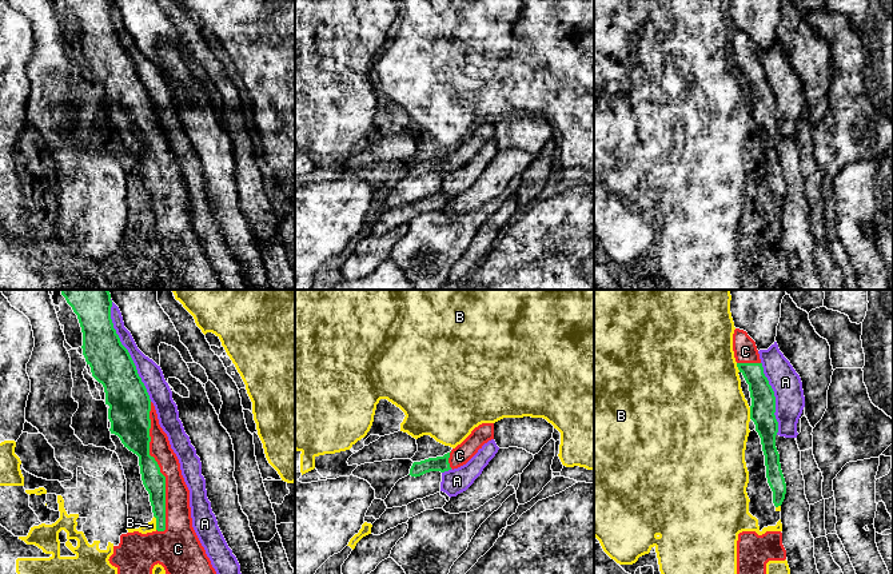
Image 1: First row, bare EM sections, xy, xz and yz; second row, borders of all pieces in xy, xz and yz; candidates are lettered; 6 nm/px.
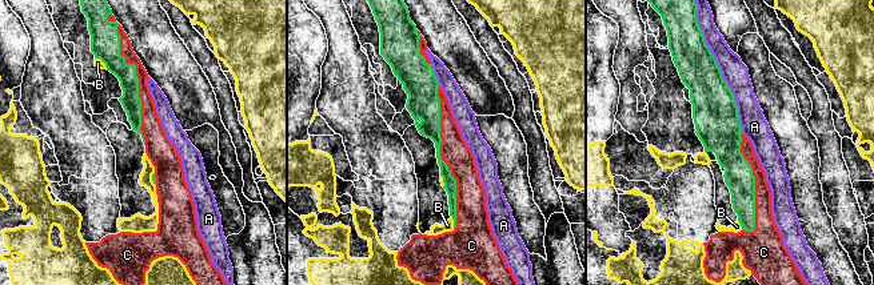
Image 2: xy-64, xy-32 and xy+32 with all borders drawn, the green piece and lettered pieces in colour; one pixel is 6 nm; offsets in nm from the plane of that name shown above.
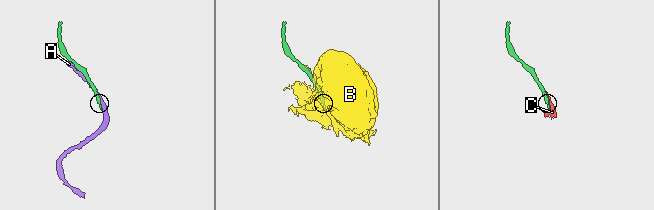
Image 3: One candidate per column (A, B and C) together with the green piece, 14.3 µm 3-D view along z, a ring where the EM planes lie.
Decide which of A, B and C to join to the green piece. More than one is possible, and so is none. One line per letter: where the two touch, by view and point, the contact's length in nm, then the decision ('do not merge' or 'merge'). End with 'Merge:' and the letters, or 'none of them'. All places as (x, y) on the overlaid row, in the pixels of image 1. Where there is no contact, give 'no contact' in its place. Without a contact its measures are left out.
A: meets green in xy at (127, 350); contact 650 nm long; do not merge
B: meets green in xy at (156, 522); contact 90 nm long; do not merge
C: meets green in xy at (159, 467); contact 800 nm long; merge
Merge: C

